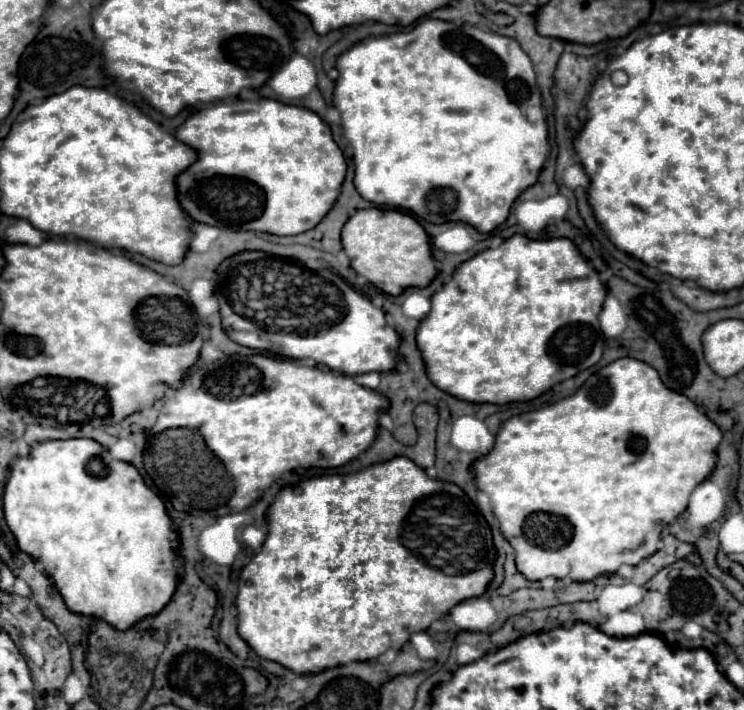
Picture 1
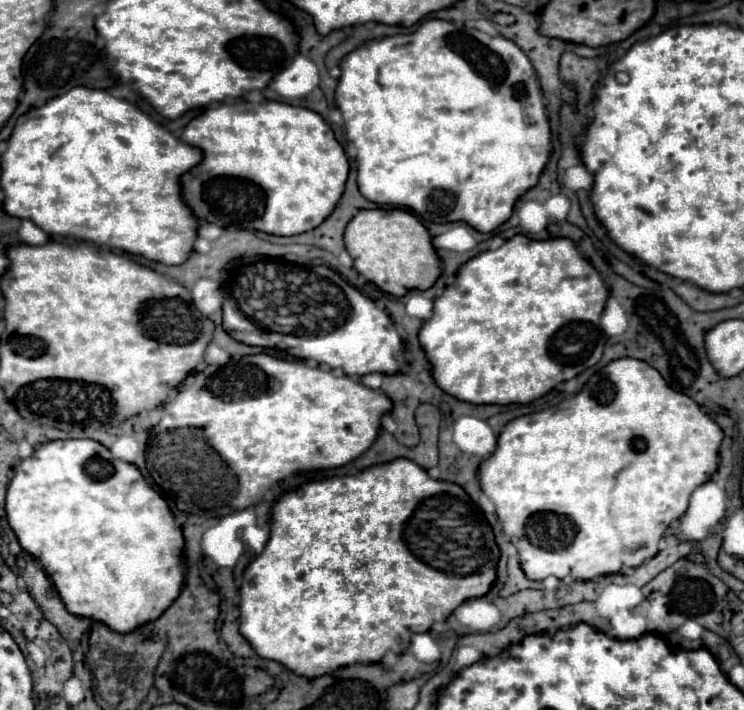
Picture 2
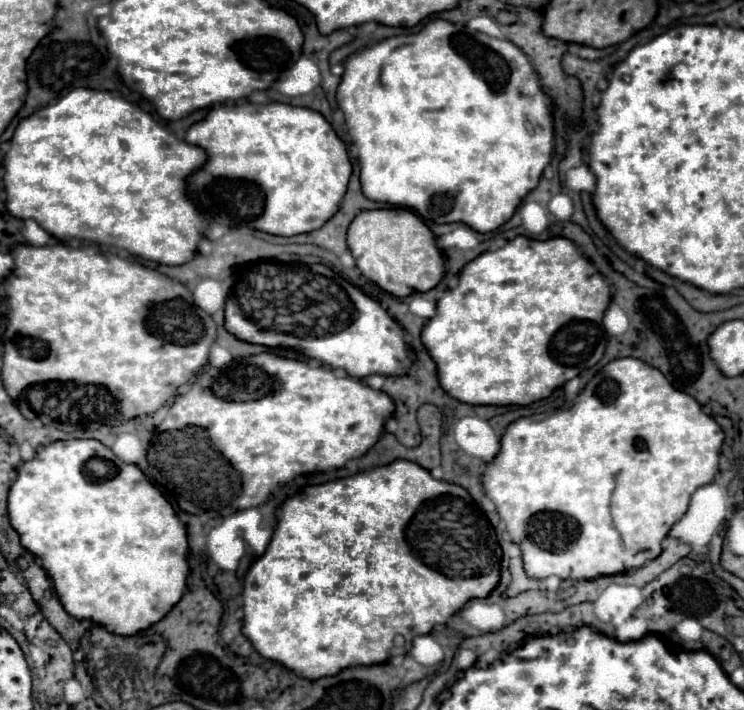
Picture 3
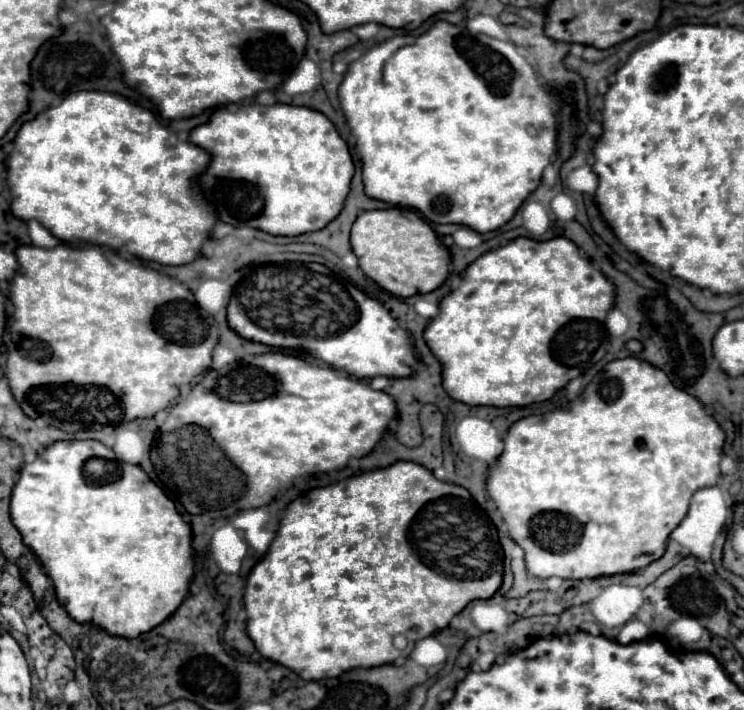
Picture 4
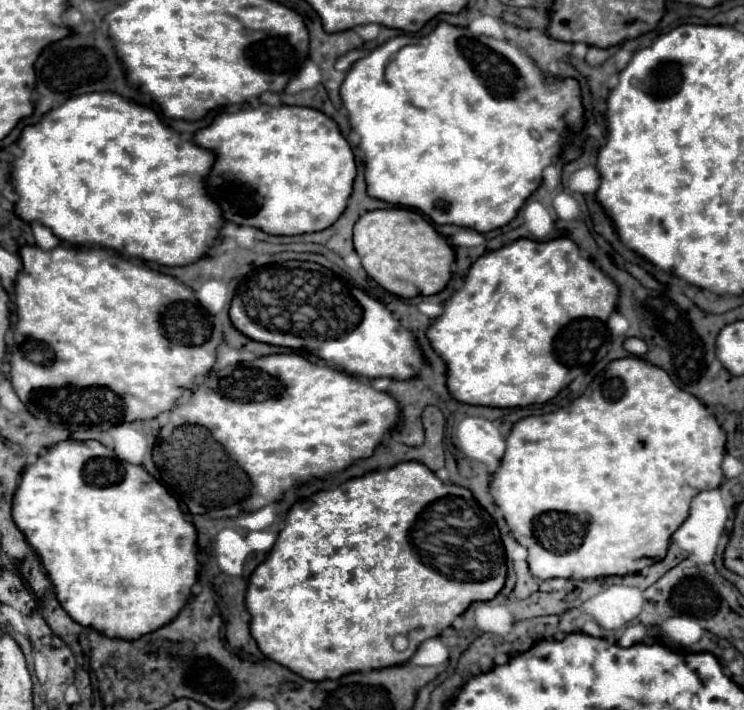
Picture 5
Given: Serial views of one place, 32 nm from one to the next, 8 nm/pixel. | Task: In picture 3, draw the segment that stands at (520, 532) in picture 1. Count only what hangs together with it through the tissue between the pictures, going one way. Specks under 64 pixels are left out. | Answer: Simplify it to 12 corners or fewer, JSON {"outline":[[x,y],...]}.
{"outline":[[638,358],[518,418],[482,486],[530,578],[620,574],[724,432]]}

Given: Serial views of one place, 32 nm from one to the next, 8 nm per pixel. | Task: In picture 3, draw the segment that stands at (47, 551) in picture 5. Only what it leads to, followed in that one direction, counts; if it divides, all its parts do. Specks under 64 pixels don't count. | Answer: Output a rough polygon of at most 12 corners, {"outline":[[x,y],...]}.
{"outline":[[98,440],[16,468],[8,518],[78,620],[182,598],[186,526]]}

